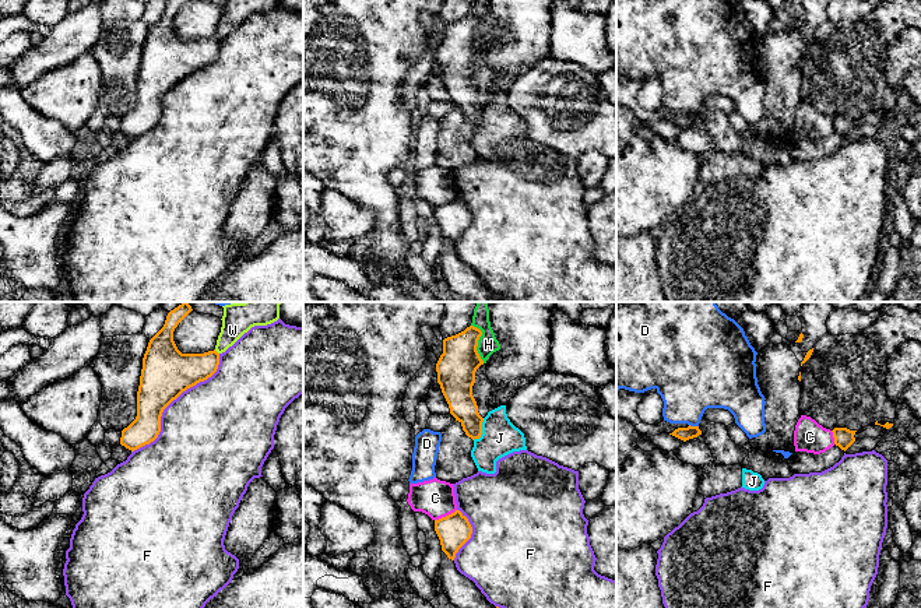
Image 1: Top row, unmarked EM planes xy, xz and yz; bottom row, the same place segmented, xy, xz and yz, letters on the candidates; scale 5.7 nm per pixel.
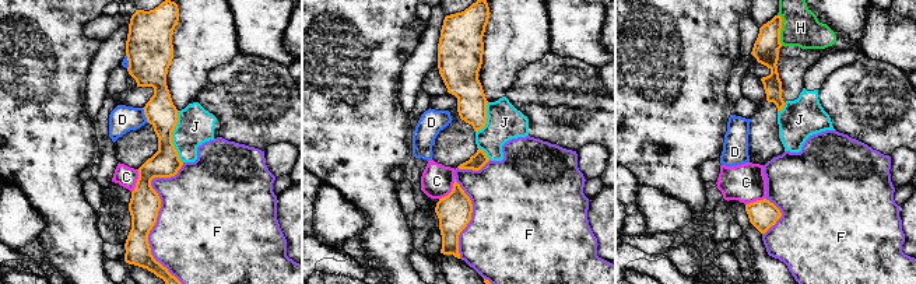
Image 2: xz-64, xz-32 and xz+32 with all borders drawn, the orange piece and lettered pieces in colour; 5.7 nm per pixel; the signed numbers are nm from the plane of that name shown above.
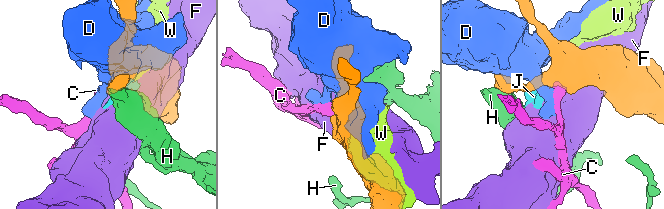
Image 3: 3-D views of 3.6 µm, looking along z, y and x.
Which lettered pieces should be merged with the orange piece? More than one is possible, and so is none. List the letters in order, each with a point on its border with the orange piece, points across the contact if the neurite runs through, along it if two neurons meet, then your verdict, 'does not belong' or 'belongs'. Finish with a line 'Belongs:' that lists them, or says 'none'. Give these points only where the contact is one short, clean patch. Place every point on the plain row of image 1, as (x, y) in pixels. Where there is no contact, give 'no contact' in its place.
C: meets orange in xz at (446, 203); border along xz (456, 196), (435, 207); does not belong
D: meets orange in yz at (693, 113); does not belong
F: meets orange in xy at (172, 87); does not belong
H: meets orange in xz at (477, 30); border along xz (471, 11), (481, 18), (477, 39), (484, 49); does not belong
J: meets orange in xz at (481, 118); border along xz (484, 105), (481, 122), (473, 126); does not belong
W: meets orange in xy at (217, 39); border along xy (214, 37), (218, 41); does not belong
Belongs: none

